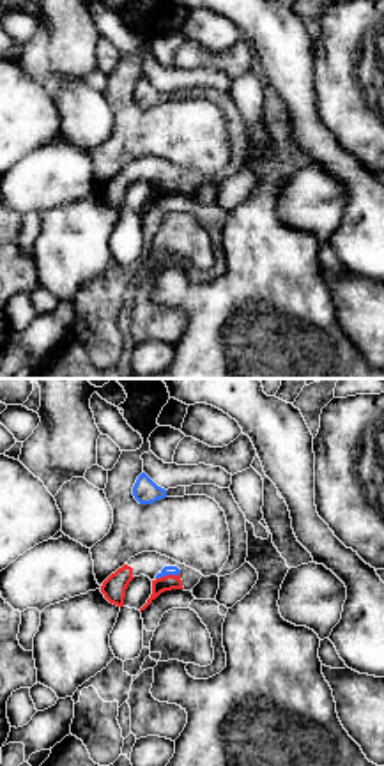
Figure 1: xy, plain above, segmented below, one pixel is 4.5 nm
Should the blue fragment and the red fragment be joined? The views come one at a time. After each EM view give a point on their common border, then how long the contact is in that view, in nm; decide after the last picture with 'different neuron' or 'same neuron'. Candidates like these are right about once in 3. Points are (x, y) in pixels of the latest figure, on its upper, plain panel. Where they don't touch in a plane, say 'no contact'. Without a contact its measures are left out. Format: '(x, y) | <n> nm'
(167, 177) | 120 nm

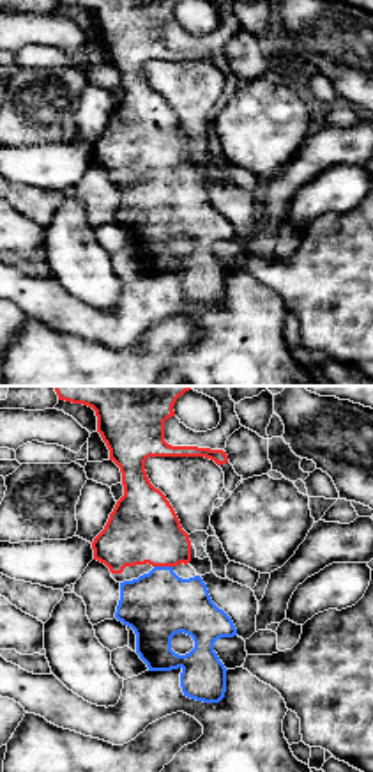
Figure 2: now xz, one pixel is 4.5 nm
(163, 170) | 90 nm

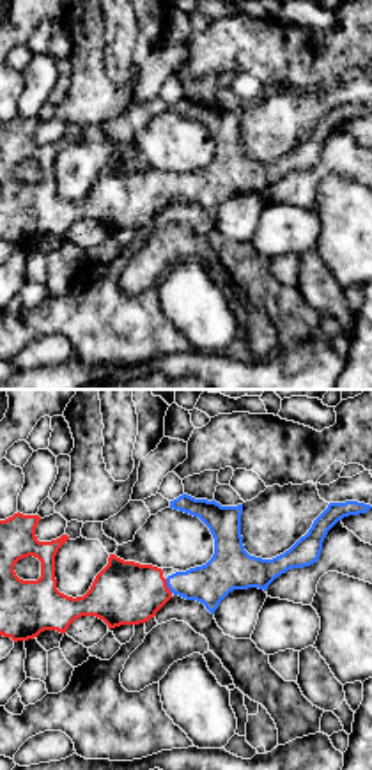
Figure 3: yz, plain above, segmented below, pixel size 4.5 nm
(167, 188) | 70 nm

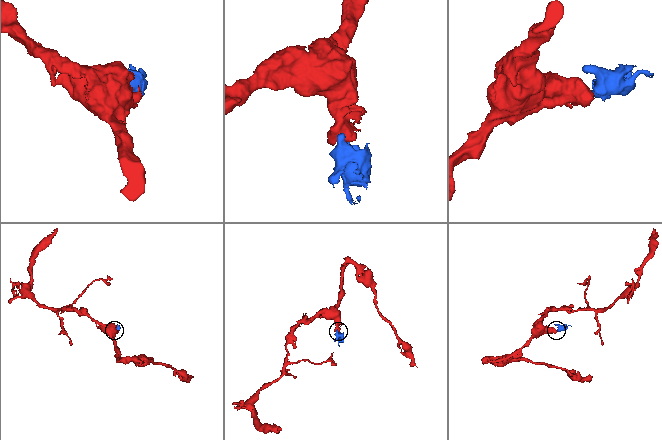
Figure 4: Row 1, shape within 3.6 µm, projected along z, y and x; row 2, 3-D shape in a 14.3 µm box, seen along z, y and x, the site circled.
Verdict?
same neuron

